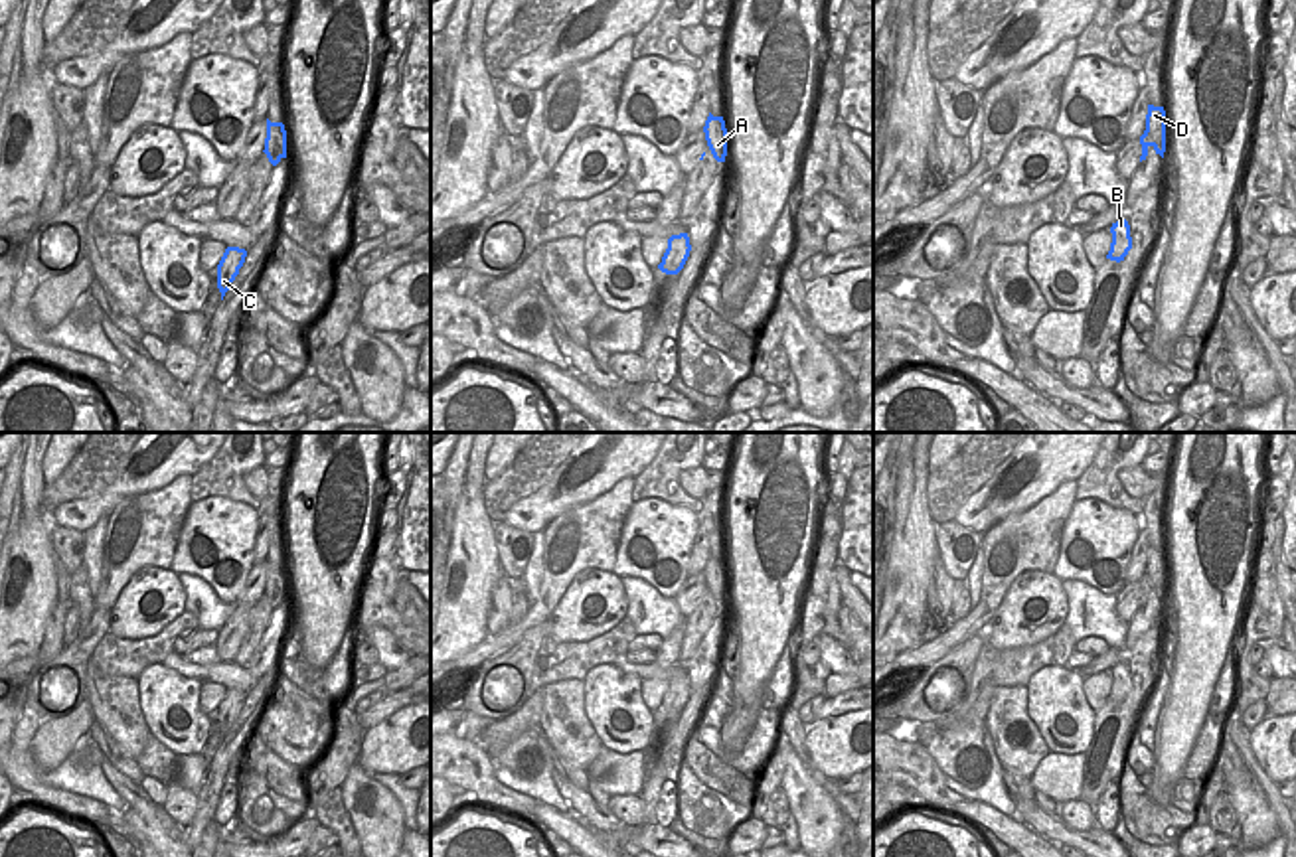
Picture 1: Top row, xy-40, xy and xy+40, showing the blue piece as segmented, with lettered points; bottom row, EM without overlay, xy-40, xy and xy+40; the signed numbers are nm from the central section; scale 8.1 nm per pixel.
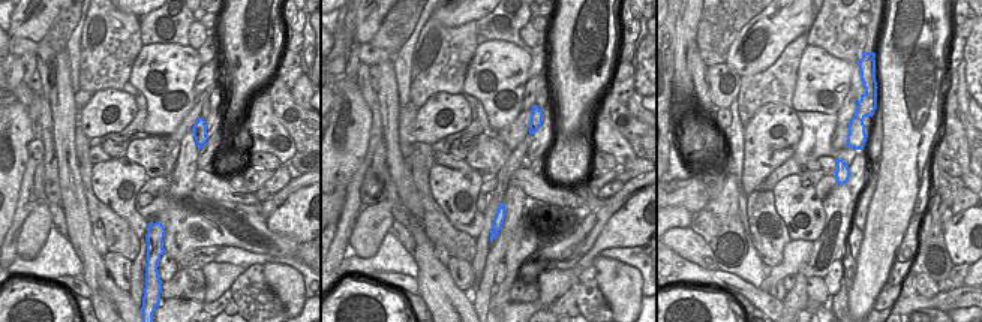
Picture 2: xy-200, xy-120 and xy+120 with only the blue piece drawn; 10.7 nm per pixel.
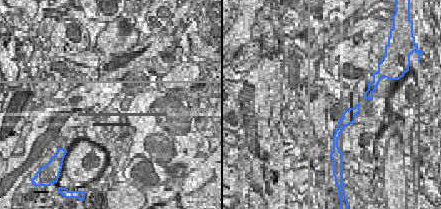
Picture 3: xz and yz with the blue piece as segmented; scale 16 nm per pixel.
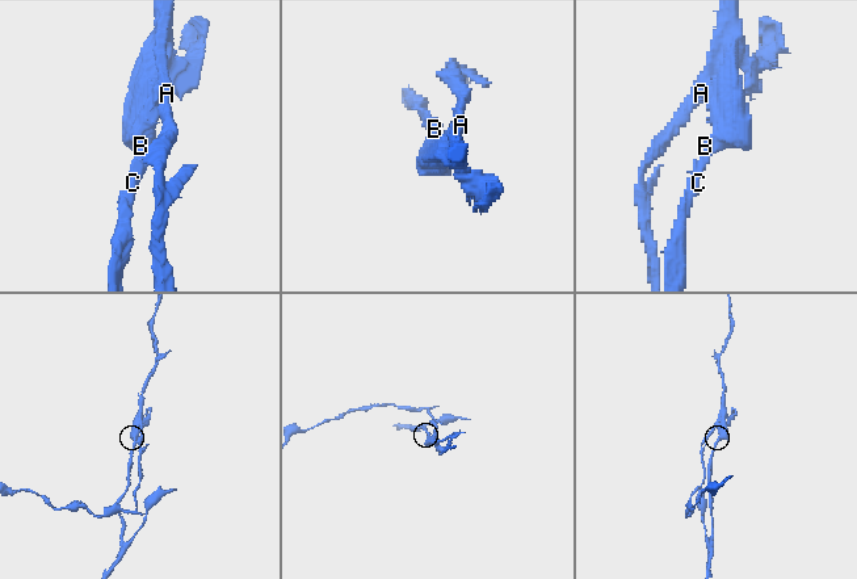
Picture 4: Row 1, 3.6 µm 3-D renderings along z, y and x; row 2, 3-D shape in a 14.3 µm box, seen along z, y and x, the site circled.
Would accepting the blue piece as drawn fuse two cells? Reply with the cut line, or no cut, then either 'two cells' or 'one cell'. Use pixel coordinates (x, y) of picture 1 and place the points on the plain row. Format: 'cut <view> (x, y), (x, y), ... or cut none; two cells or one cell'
cut xy+40 (1164, 565), (1150, 579), (1152, 587); two cells

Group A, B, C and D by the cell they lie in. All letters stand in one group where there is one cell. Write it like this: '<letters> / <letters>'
A / B C D

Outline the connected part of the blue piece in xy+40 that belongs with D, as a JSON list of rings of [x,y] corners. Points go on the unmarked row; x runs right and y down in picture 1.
[[[1148,547],[1146,573],[1140,579],[1140,586],[1142,586],[1140,604],[1146,602],[1148,590],[1154,588],[1154,583],[1150,579],[1158,577],[1164,567],[1166,567],[1166,553],[1164,553],[1164,549]]]

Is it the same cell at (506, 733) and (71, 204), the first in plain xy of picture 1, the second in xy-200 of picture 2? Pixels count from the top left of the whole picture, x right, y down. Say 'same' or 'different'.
different

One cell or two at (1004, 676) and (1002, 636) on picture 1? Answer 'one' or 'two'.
two

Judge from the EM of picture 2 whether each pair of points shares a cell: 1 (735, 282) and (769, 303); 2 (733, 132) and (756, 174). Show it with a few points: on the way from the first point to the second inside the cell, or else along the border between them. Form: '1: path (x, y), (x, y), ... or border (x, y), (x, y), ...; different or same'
1: path (744, 288), (760, 300); same
2: border (744, 128), (742, 184); different

